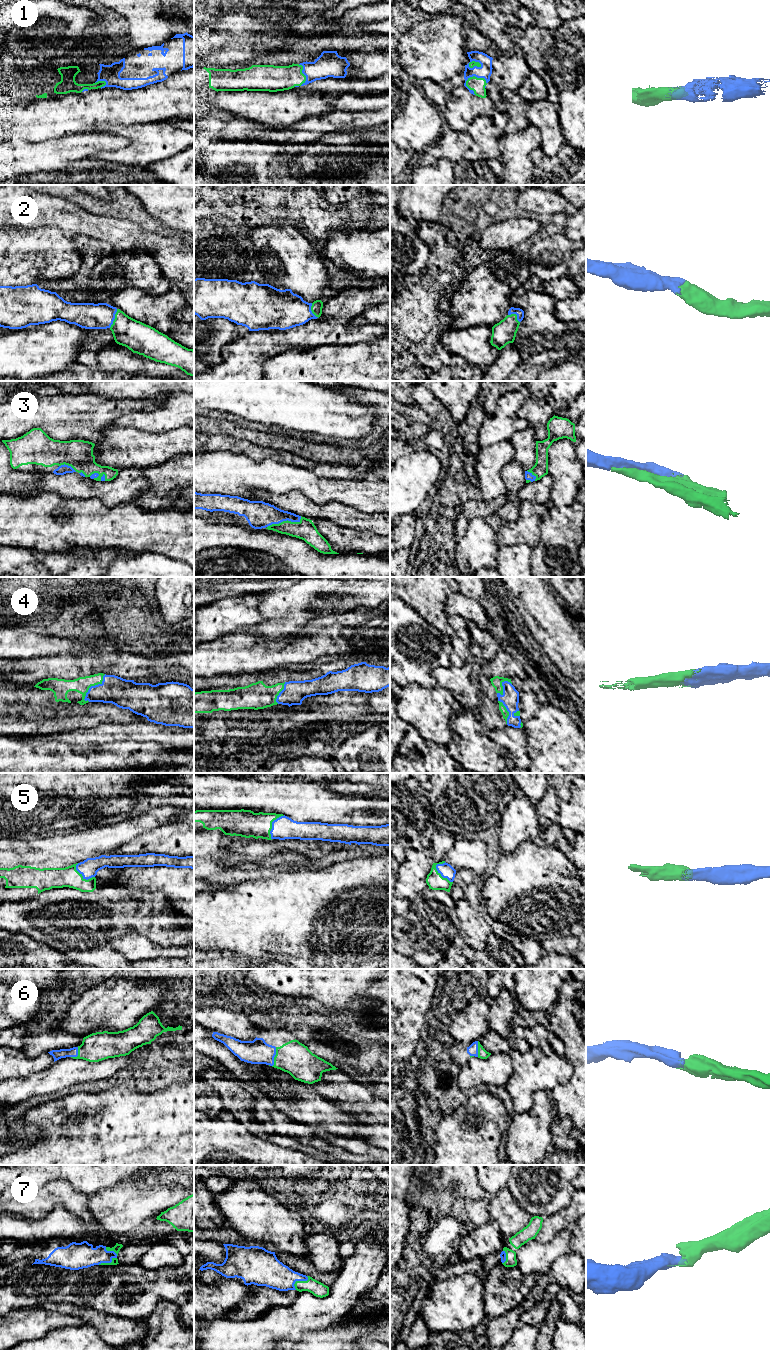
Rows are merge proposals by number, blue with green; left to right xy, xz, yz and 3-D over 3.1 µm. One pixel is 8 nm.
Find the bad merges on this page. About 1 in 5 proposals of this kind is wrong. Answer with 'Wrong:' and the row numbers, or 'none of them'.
Wrong: none of them

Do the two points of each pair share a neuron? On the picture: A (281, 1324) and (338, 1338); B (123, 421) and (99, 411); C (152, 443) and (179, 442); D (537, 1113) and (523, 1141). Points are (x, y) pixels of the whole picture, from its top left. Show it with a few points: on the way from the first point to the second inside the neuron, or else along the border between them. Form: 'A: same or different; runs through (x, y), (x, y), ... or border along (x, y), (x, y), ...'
A: different; border along (335, 1326), (307, 1331), (300, 1339)
B: different; border along (139, 410), (121, 414), (111, 426)
C: same; runs through (159, 443), (172, 442)
D: same; runs through (535, 1120), (535, 1125), (529, 1134)

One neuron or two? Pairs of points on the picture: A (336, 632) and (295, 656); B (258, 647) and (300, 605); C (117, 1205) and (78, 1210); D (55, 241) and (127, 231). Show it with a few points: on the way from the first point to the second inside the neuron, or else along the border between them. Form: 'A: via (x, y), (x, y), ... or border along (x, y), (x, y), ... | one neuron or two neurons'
A: via (326, 636), (314, 640), (305, 646) | one neuron
B: border along (244, 631), (268, 639), (278, 639), (288, 632) | two neurons
C: border along (66, 1208), (89, 1227), (97, 1226) | two neurons
D: border along (53, 226), (62, 229), (74, 237) | two neurons

